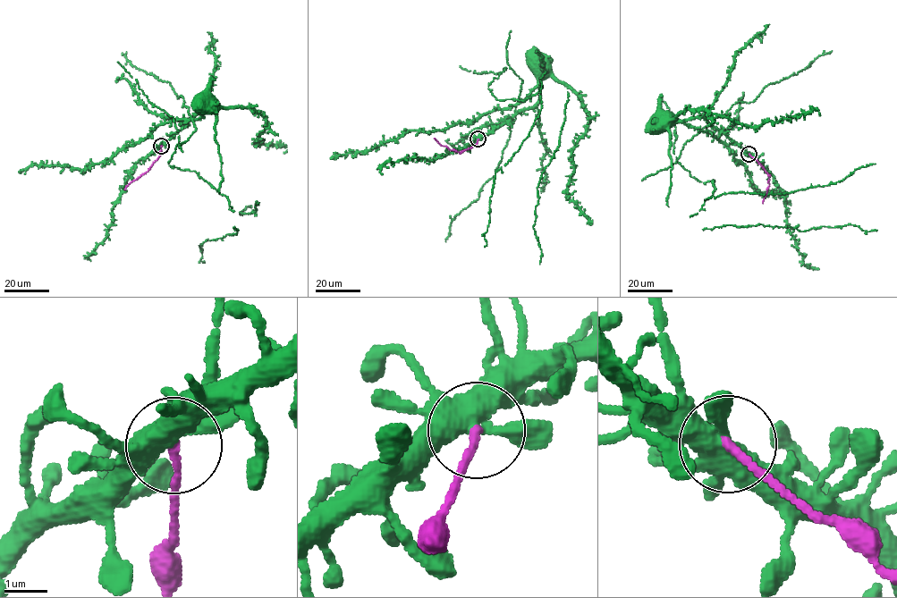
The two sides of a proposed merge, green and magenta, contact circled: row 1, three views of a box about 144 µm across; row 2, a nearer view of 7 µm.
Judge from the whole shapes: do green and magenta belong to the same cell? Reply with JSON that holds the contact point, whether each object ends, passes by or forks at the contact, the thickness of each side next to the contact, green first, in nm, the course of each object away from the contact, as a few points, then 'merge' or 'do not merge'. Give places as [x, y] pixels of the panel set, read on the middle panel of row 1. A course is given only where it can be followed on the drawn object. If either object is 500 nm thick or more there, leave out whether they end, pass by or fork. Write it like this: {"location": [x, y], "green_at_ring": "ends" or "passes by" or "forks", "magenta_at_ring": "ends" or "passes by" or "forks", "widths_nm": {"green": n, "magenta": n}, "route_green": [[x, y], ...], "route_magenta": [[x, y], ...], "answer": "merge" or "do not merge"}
{"location": [478, 138], "green_at_ring": "forks", "magenta_at_ring": "ends", "widths_nm": {"green": 440, "magenta": 190}, "route_green": [[478, 139], [537, 102], [540, 81], [546, 75], [542, 64]], "route_magenta": [[478, 139], [476, 145], [458, 152], [442, 146], [434, 138]], "answer": "do not merge"}

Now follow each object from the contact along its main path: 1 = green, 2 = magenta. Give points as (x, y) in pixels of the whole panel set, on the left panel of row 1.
1: (161, 146), (198, 113), (210, 109), (209, 105), (214, 98), (208, 101)
2: (161, 146), (161, 154), (150, 168), (124, 189)

